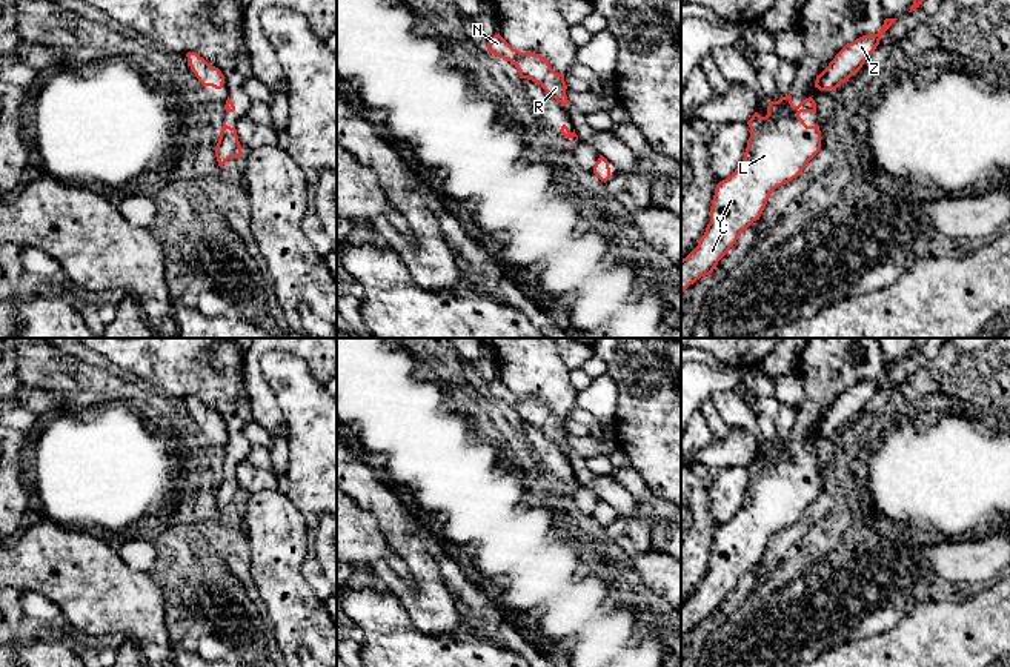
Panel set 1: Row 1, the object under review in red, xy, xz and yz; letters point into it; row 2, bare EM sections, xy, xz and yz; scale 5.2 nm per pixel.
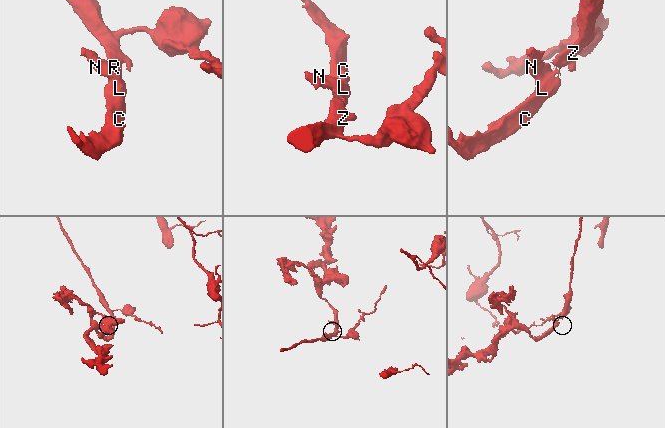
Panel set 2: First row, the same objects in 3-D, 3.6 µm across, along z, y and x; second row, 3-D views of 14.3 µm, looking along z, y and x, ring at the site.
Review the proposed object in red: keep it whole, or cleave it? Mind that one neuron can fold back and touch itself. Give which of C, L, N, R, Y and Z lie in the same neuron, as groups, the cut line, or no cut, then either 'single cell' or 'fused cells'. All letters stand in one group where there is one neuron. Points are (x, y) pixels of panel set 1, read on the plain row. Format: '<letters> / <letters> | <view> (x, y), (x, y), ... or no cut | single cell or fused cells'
C L N R Y / Z | xz (572, 477), (575, 480) | fused cells

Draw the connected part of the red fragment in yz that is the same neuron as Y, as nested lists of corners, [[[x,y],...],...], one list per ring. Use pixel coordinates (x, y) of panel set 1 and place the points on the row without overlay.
[[[792,440],[778,446],[769,446],[767,460],[758,456],[747,466],[750,483],[741,509],[726,524],[719,526],[710,550],[710,567],[698,590],[681,604],[681,638],[701,621],[710,619],[718,606],[736,587],[743,575],[759,564],[770,538],[796,523],[809,506],[821,493],[819,470],[807,470],[799,461],[801,456],[816,458],[816,447],[812,441],[802,444],[798,450],[792,447]]]

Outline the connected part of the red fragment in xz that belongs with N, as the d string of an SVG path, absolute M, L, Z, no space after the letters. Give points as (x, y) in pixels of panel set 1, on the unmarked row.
M500 378L489 383L487 395L503 404L510 406L520 416L520 423L527 423L538 427L546 438L558 447L569 449L566 440L564 418L552 413L547 403L533 397L520 397L513 393Z

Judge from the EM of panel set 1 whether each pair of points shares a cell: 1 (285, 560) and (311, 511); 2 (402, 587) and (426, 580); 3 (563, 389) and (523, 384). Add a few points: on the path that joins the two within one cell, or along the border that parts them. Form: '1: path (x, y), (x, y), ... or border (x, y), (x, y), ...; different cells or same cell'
1: border (286, 494), (305, 524), (305, 560); different cells
2: path (408, 587), (420, 586); same cell
3: path (554, 386), (551, 383), (532, 383); same cell

